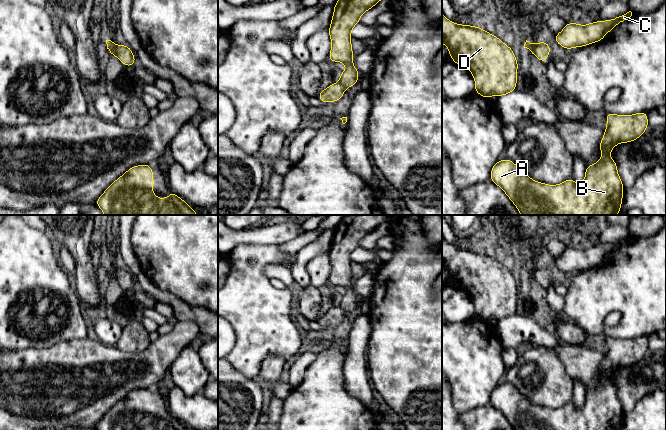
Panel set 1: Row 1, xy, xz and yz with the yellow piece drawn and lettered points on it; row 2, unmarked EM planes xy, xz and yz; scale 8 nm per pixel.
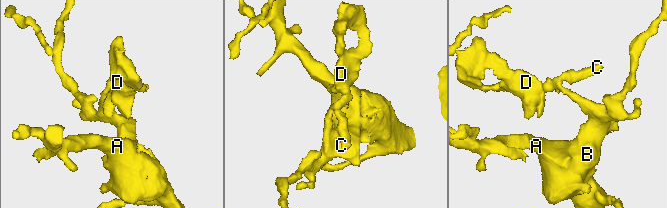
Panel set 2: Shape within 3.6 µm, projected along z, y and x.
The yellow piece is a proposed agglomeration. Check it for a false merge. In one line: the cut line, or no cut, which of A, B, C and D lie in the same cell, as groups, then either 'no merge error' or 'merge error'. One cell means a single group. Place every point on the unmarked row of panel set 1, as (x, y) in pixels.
xy (115, 269), (116, 279) | A B C / D | merge error

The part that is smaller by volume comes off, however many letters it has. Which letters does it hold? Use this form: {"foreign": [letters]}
{"foreign": ["D"]}

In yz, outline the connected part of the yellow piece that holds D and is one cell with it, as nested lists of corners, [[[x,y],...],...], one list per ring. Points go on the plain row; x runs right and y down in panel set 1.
[[[442,236],[442,267],[449,273],[448,280],[456,289],[464,290],[471,296],[475,305],[474,316],[477,318],[491,324],[493,318],[502,321],[516,314],[518,285],[512,271],[507,270],[496,259],[473,249],[456,248],[449,245]]]

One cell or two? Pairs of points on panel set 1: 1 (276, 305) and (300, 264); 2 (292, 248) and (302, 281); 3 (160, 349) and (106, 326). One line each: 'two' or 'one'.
1: two
2: two
3: two

